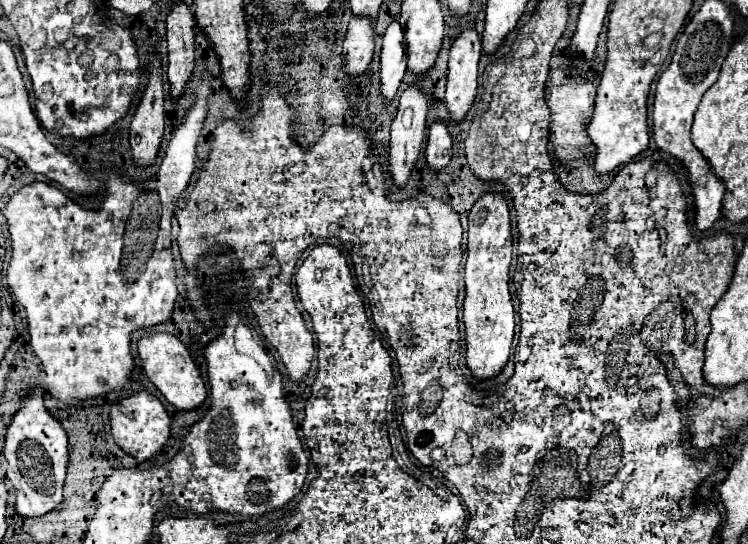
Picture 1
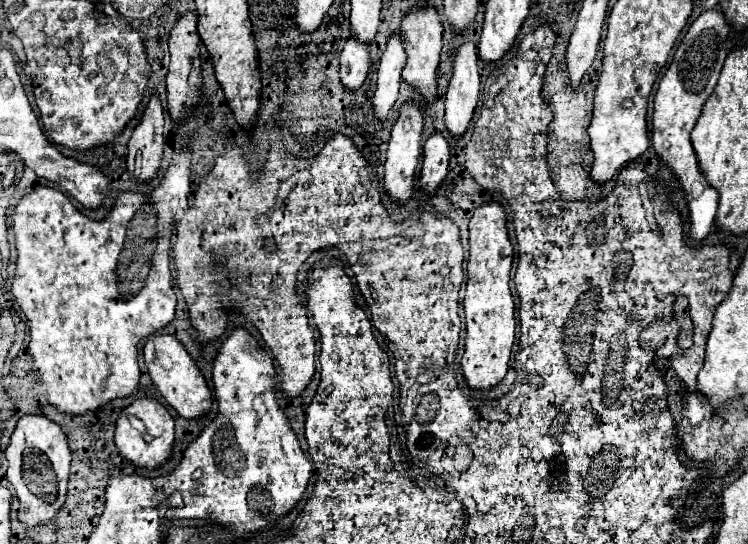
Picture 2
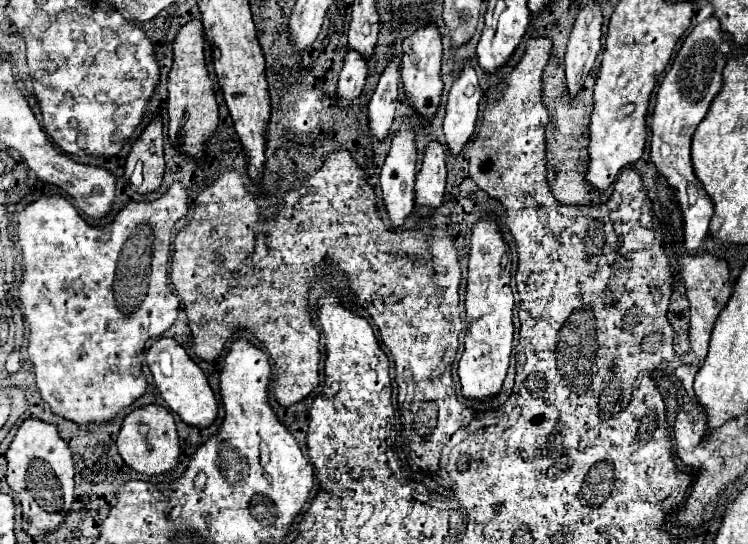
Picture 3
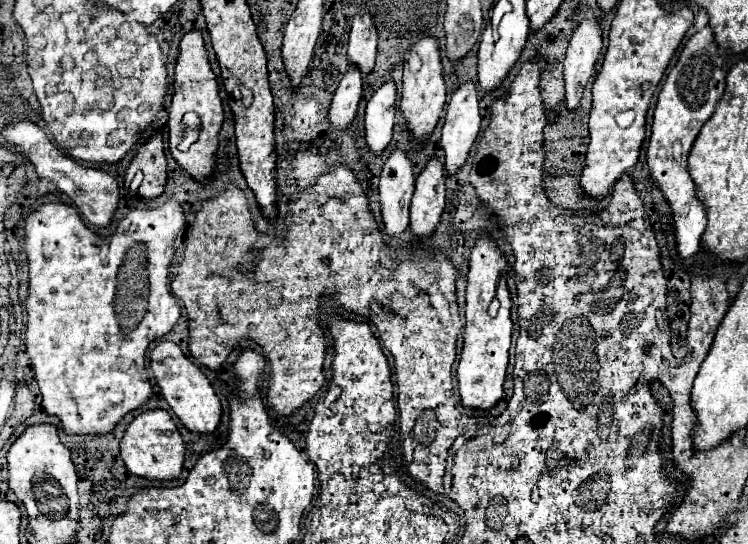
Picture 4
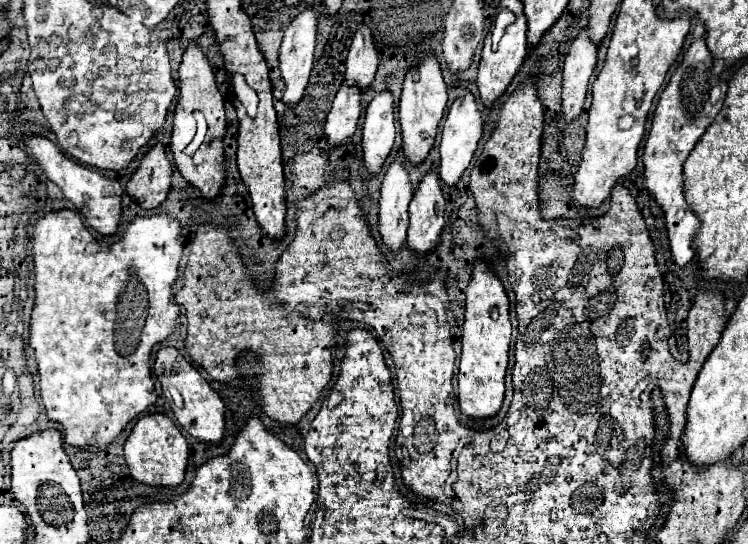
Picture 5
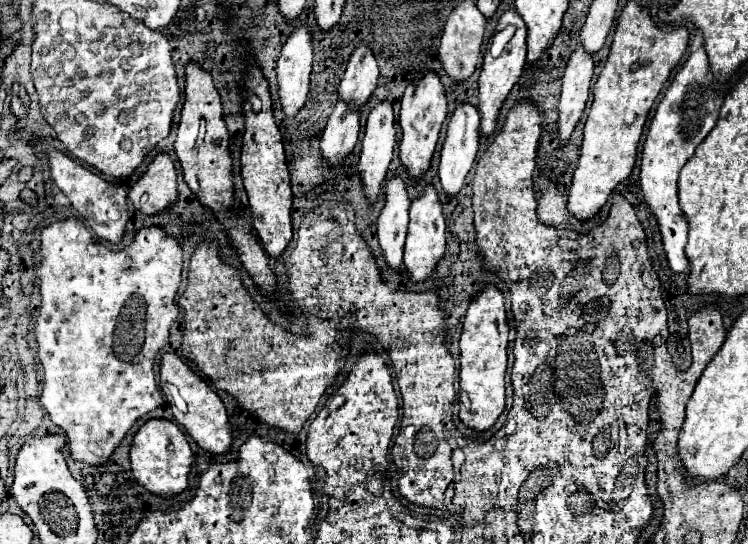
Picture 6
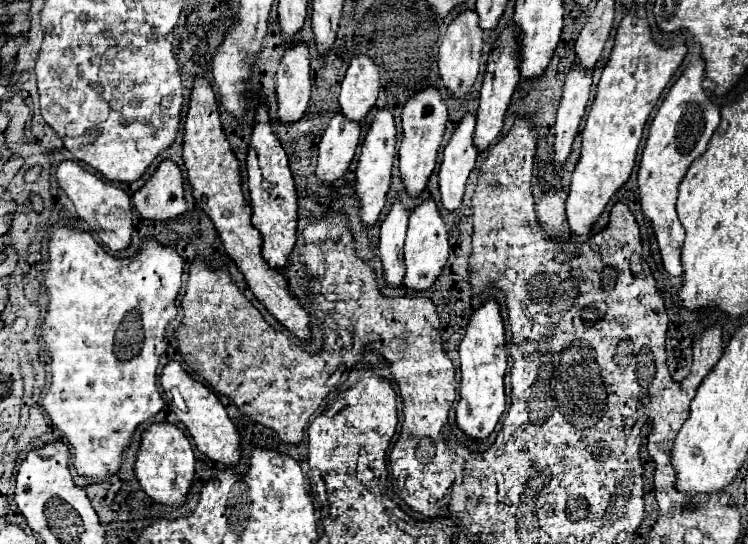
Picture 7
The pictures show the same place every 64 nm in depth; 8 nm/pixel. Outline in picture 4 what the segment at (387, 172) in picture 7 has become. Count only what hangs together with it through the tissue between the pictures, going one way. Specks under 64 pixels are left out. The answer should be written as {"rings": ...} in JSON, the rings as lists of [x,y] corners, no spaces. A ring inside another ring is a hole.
{"rings":[[[386,82],[368,100],[364,116],[364,138],[368,150],[374,156],[380,156],[392,140],[394,112],[396,112],[396,86],[392,82]]]}

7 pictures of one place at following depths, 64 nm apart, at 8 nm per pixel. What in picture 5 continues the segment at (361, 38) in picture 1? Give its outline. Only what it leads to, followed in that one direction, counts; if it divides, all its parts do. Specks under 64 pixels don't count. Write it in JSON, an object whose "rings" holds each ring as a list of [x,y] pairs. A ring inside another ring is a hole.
{"rings":[[[340,86],[324,124],[324,136],[328,146],[334,148],[350,144],[356,132],[358,118],[360,118],[360,90]]]}

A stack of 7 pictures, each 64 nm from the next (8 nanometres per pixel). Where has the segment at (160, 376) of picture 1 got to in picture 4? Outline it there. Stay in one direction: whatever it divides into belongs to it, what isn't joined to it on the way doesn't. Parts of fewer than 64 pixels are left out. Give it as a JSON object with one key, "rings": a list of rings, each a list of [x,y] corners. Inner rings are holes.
{"rings":[[[160,342],[152,350],[150,356],[150,366],[156,376],[156,382],[160,386],[160,394],[166,398],[174,414],[180,418],[180,422],[196,434],[214,434],[216,428],[220,426],[220,416],[222,416],[222,404],[210,386],[208,378],[202,374],[202,370],[184,356],[184,352],[174,344],[174,342]]]}

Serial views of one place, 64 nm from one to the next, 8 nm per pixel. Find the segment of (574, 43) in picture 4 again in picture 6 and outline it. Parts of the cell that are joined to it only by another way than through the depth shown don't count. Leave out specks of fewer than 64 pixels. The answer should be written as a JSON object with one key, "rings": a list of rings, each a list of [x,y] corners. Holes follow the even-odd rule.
{"rings":[[[576,48],[572,54],[564,78],[562,78],[562,96],[558,106],[558,140],[560,146],[566,146],[574,126],[582,118],[582,112],[588,102],[590,84],[594,74],[594,60],[584,52],[584,48]]]}

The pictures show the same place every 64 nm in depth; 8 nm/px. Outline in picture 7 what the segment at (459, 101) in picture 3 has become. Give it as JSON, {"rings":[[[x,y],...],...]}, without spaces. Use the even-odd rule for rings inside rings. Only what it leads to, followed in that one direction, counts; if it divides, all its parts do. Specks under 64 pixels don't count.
{"rings":[[[466,114],[464,120],[456,126],[452,140],[444,148],[444,160],[438,174],[438,184],[440,184],[442,206],[450,212],[462,204],[468,174],[476,164],[478,152],[472,144],[474,126],[476,126],[476,116]]]}

